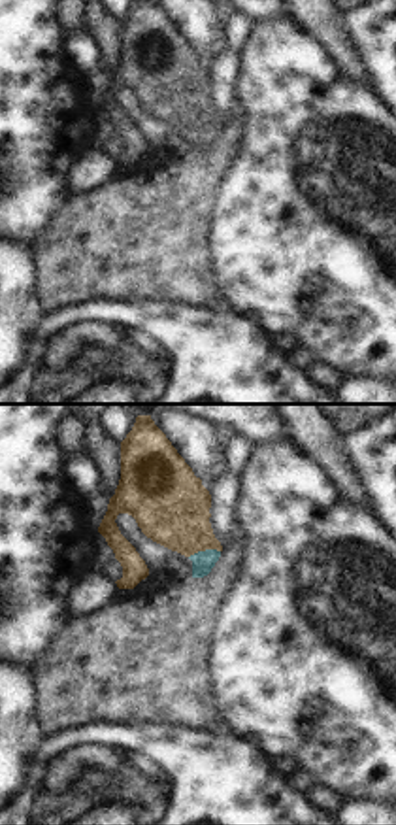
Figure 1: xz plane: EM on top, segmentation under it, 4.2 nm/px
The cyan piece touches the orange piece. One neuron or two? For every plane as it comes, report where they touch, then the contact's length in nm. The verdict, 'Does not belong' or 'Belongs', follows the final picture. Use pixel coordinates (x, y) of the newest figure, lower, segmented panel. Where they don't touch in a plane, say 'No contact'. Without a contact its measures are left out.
Touches cyan at (206, 550). Shared border 140 nm

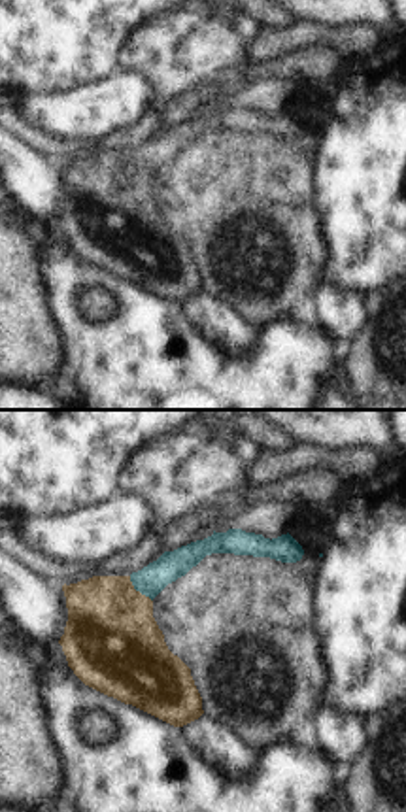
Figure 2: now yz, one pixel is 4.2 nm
Touches cyan at (138, 590). Shared border 150 nm

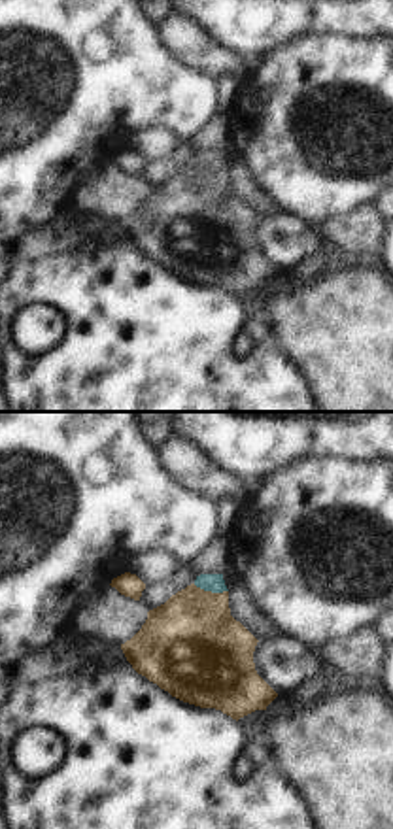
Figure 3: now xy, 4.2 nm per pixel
Touches cyan at (210, 590). Shared border 160 nm

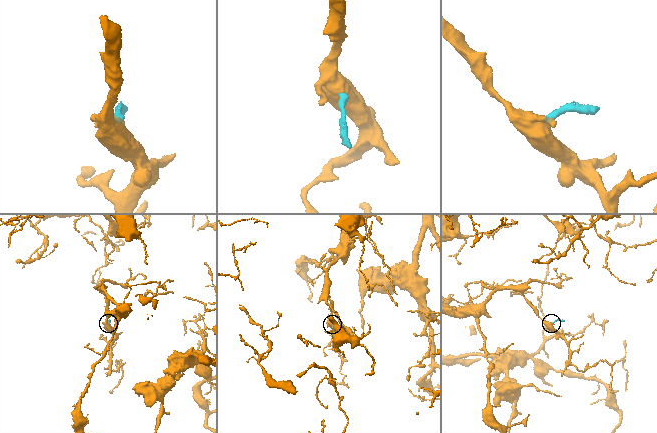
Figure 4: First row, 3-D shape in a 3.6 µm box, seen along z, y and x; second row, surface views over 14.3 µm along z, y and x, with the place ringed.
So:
Belongs

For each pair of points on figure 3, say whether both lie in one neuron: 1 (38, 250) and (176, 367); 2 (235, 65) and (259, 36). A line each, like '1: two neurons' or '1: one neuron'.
1: two neurons
2: two neurons

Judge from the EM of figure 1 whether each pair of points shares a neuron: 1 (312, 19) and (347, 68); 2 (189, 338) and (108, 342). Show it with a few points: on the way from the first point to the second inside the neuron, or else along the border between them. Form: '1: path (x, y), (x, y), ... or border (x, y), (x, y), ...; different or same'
1: path (323, 31), (344, 57); same
2: path (168, 342), (129, 342); same

